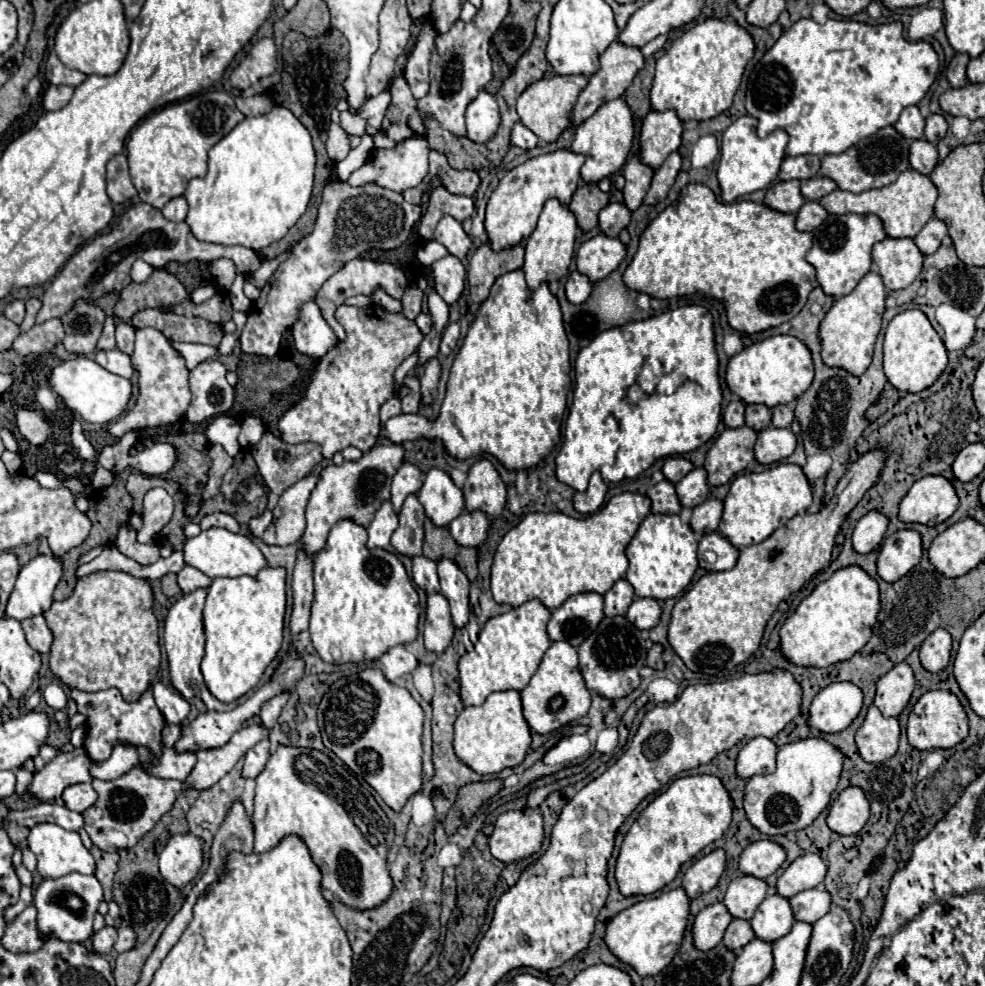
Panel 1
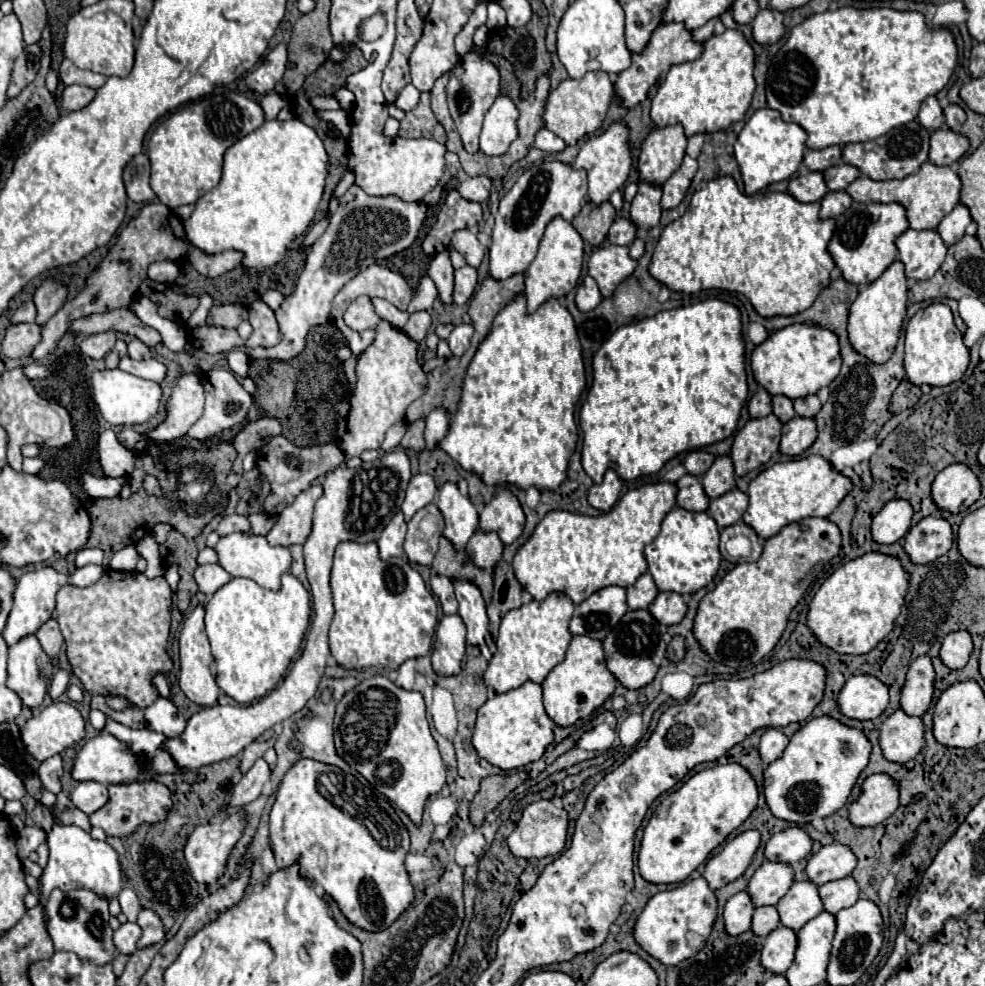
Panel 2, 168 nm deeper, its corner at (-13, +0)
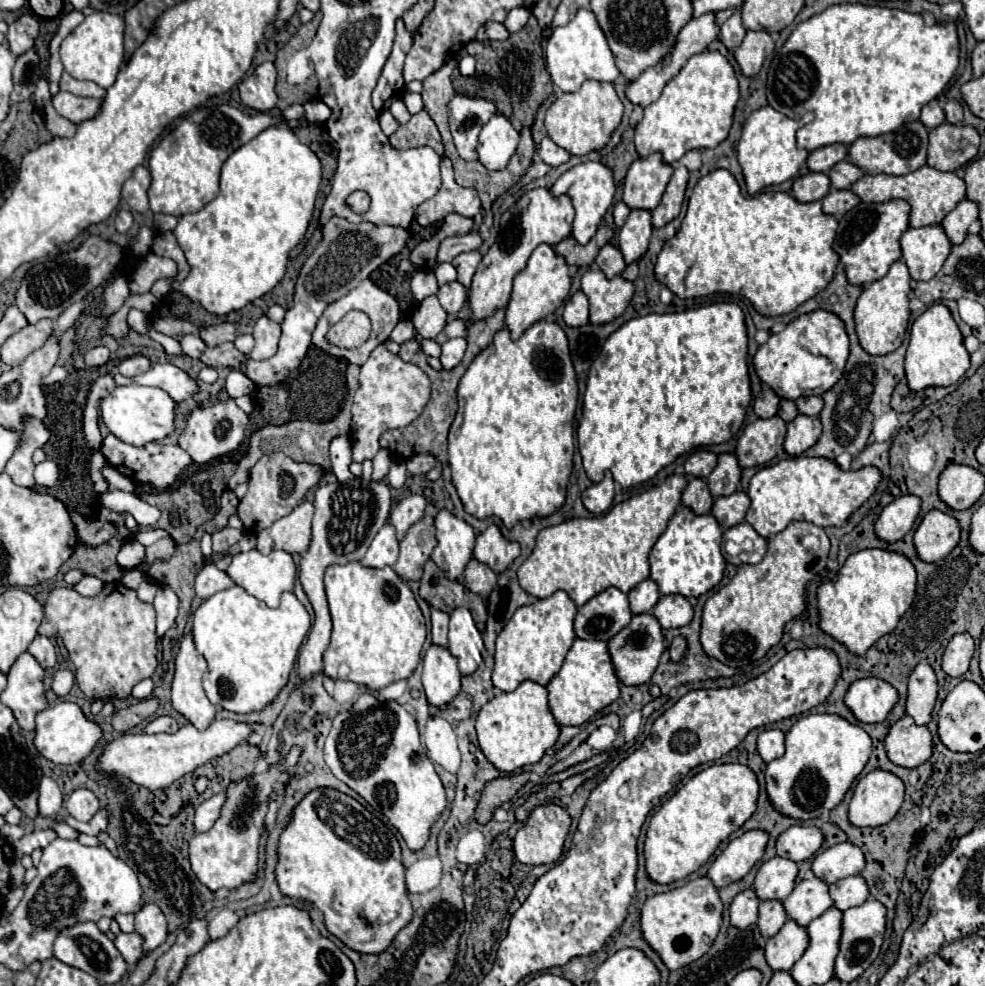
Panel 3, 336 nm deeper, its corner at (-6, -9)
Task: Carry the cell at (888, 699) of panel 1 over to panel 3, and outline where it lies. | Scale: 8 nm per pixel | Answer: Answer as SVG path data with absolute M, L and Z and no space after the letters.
M924 661L924 667L914 667L914 671L910 673L906 715L910 715L916 725L926 725L932 717L936 695L938 695L936 675L932 667Z

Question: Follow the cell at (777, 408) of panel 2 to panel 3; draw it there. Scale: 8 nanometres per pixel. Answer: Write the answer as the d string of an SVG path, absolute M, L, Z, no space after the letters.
M782 399L780 401L780 407L778 407L778 417L782 417L782 421L792 421L794 417L798 415L798 411L796 411L796 405L792 403L792 401L788 401L788 399Z

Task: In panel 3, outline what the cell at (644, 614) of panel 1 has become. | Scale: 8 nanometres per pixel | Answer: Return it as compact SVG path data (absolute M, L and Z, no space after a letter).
M680 595L660 597L652 613L654 617L658 617L658 623L662 625L662 629L684 627L692 621L692 605L688 603L686 597L680 597Z

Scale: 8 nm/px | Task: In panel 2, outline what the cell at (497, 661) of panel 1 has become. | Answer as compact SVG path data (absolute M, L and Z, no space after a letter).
M549 594L541 602L531 600L529 604L507 612L499 628L495 654L485 672L487 688L495 692L509 692L527 680L541 684L547 674L565 658L565 652L573 638L569 632L573 610L575 604L565 594Z

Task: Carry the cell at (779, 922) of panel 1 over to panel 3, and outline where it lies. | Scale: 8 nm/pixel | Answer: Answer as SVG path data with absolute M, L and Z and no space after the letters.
M816 877L800 881L794 891L784 899L786 915L802 927L820 917L830 907L832 899L828 895L828 885Z

